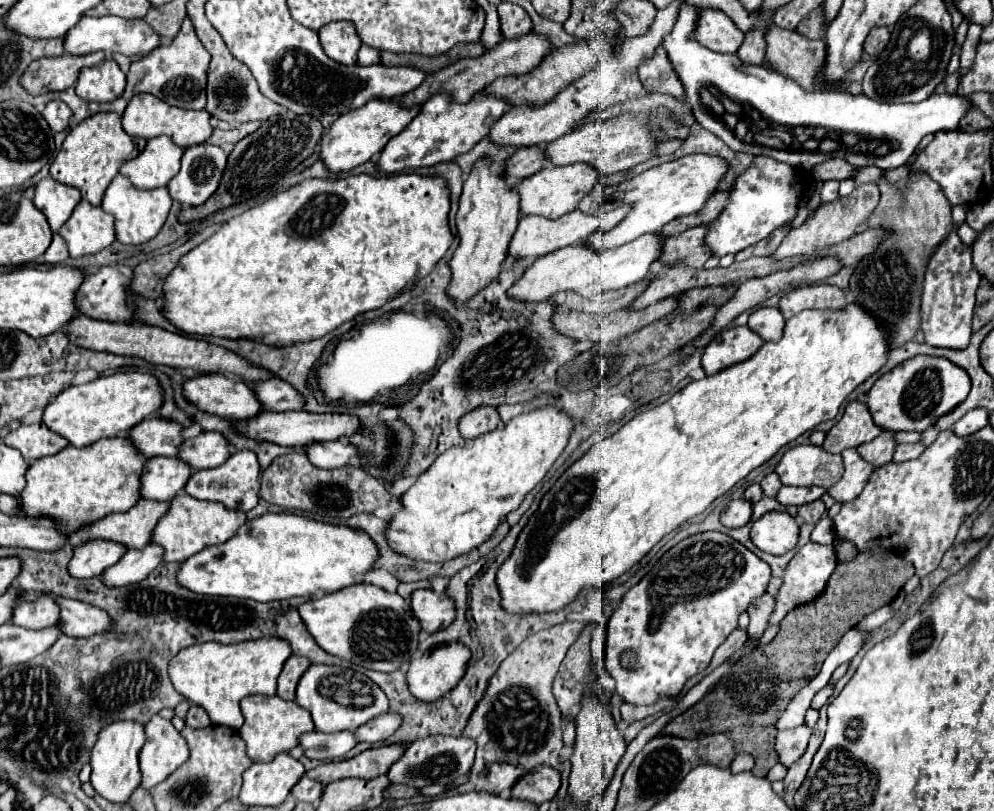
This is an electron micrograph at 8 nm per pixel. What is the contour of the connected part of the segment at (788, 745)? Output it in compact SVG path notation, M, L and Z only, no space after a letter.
M801 724L801 726L793 728L793 730L779 732L777 742L775 742L779 762L785 764L785 766L791 766L803 754L803 750L807 748L809 736L811 736L811 728L807 724Z

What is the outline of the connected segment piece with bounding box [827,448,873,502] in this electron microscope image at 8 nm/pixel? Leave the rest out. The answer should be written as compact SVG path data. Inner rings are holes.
M855 448L843 450L843 464L845 464L845 472L841 476L839 482L835 482L827 494L833 496L837 502L849 502L855 496L859 496L859 492L863 490L869 474L873 472L873 466L867 464Z

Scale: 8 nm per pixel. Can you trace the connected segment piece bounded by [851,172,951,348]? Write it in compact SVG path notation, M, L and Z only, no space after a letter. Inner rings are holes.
M909 172L907 184L903 188L897 188L895 182L889 182L885 176L879 178L879 190L881 190L881 202L875 208L873 216L867 220L869 226L885 226L893 230L893 236L889 236L869 258L861 260L855 268L855 274L851 276L851 292L857 304L869 308L875 316L887 322L887 326L893 332L891 348L903 346L909 342L915 332L919 330L919 306L921 306L921 288L923 288L923 274L925 274L925 256L931 256L933 250L943 242L943 238L951 230L951 204L943 196L943 190L927 172Z

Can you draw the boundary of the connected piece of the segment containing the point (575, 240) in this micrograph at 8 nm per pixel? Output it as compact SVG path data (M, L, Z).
M621 204L613 210L601 212L599 216L587 216L585 212L577 212L577 210L571 212L571 214L565 214L557 220L549 220L549 218L543 218L543 216L523 216L519 220L517 232L515 232L515 236L509 244L509 254L517 256L517 258L541 258L541 256L555 252L559 248L565 248L569 244L581 244L597 230L605 232L605 230L615 228L627 216L627 212L631 212L631 206Z

